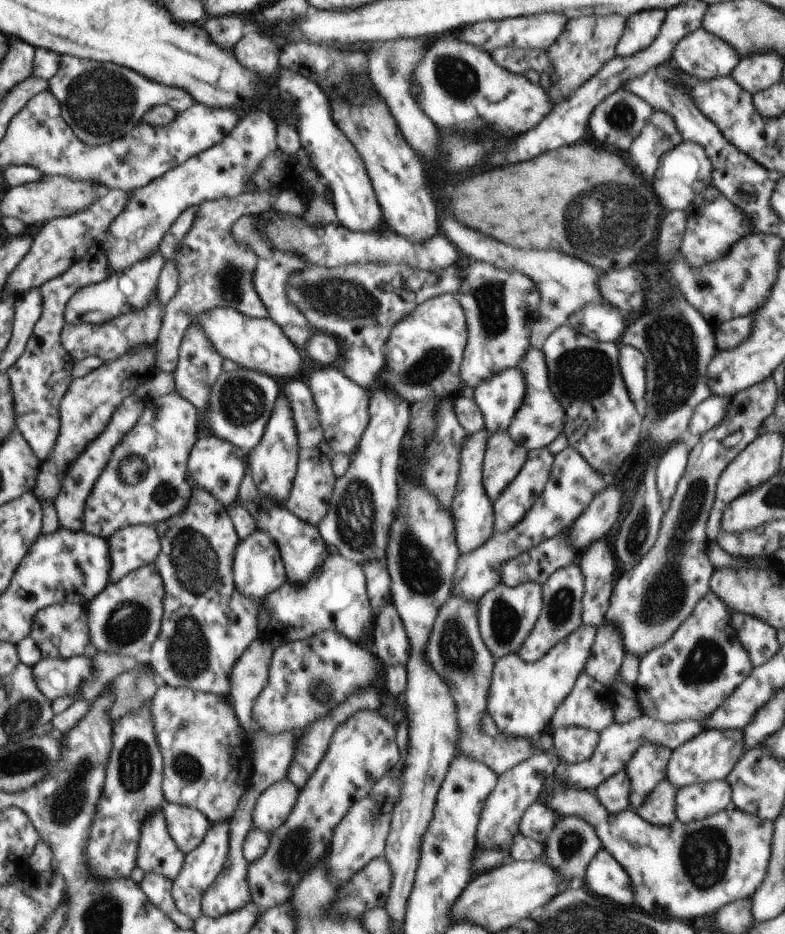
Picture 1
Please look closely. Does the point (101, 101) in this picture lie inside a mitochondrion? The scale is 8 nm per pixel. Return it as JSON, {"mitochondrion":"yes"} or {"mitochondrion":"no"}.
{"mitochondrion":"yes"}

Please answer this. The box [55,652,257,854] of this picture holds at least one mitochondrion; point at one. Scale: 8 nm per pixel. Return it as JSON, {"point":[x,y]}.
{"point":[135,760]}

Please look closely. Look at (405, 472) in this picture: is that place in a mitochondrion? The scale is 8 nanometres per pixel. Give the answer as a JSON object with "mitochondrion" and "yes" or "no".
{"mitochondrion":"no"}

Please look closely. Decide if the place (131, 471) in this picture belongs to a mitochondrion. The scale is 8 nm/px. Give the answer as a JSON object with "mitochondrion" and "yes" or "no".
{"mitochondrion":"yes"}

